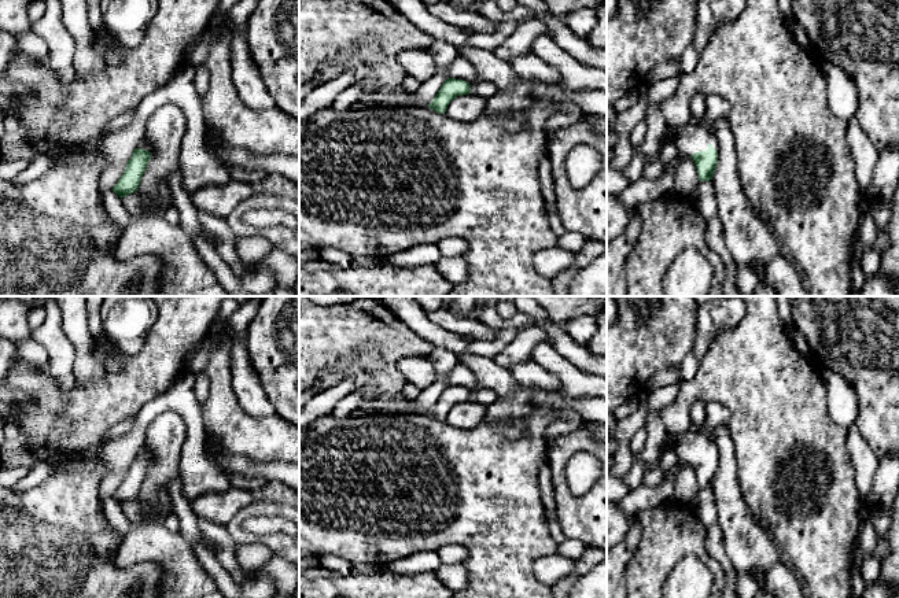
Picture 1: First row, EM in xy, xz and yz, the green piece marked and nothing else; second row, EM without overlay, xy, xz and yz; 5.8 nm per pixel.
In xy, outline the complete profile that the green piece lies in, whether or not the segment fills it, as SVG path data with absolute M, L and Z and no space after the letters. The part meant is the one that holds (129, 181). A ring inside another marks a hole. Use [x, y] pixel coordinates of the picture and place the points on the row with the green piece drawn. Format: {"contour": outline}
{"contour": "M145 141L139 143L133 151L132 158L128 160L126 169L113 191L122 199L129 193L139 189L141 177L151 159L151 145Z"}

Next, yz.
{"contour": "M690 122L670 130L670 137L678 152L690 156L696 165L700 181L712 180L718 165L716 137L705 126L694 126Z"}

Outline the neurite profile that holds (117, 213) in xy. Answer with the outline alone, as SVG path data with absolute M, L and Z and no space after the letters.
M113 189L106 192L104 207L110 221L124 232L132 221L132 215L122 204L122 199Z

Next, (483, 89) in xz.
M479 82L471 88L471 95L479 96L482 99L490 99L498 88L491 82Z

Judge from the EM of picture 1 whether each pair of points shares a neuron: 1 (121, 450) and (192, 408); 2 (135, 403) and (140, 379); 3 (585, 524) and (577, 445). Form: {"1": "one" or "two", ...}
{"1": "one", "2": "one", "3": "one"}

